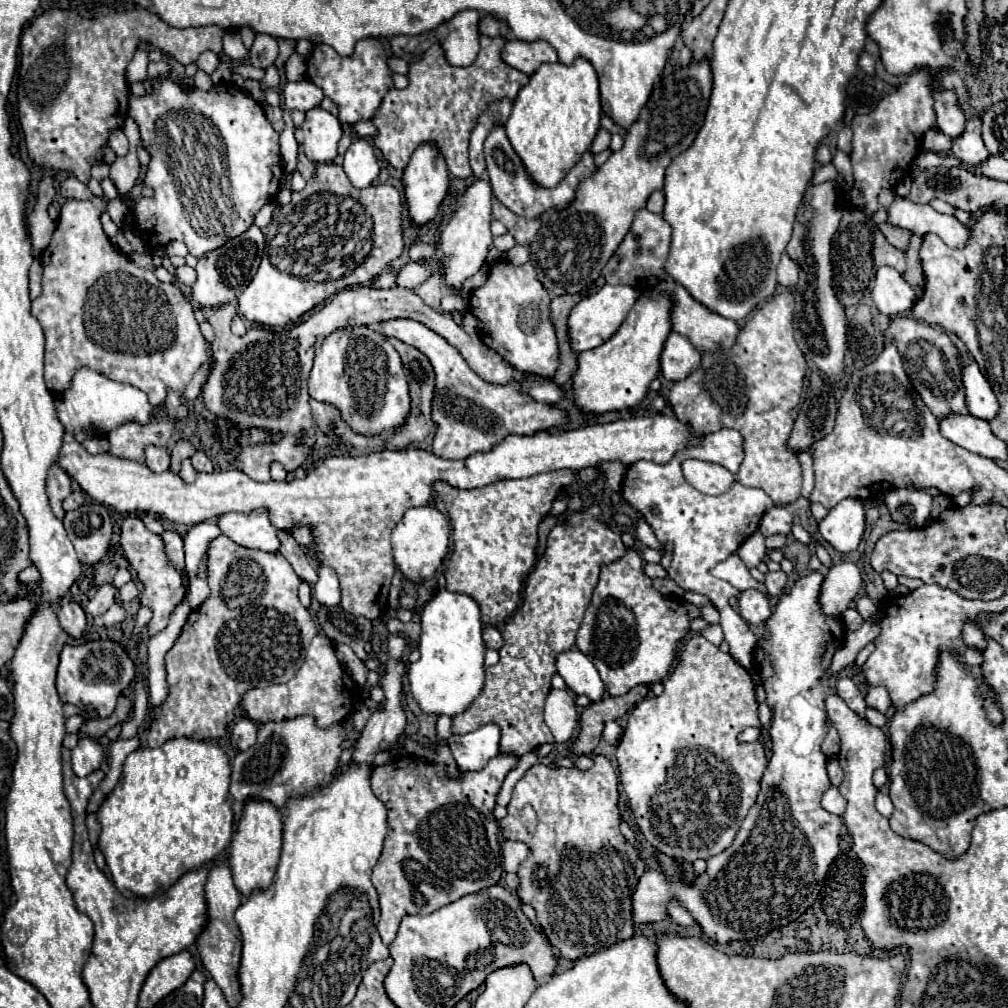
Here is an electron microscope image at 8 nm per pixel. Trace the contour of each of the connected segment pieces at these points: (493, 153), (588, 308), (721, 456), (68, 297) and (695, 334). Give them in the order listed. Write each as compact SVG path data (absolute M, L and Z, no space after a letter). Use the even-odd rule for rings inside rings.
M495 128L495 132L491 132L491 136L487 136L487 140L485 140L485 160L487 160L487 172L489 172L489 178L491 178L491 188L493 188L495 198L501 204L505 204L511 212L515 212L517 216L523 216L527 220L539 218L541 214L545 214L549 210L567 208L575 200L577 186L597 170L597 166L593 162L593 152L587 150L583 154L583 158L569 170L569 174L555 188L543 188L543 186L535 184L533 178L527 174L521 158L515 154L513 146L509 144L503 128Z
M605 284L599 292L585 296L571 310L571 316L569 316L571 346L577 352L583 352L583 350L591 350L591 348L601 346L603 342L607 342L619 330L619 326L627 318L627 314L633 308L637 298L639 298L639 292L635 288L631 288L631 286L611 286L611 284Z
M719 430L707 434L699 446L685 448L673 456L669 464L655 464L647 460L639 460L631 464L623 478L623 494L631 502L635 510L641 510L653 528L655 538L665 546L671 544L671 568L667 572L681 588L707 596L721 614L721 628L725 634L725 642L731 646L731 656L749 670L753 664L753 648L757 644L757 636L751 626L729 606L731 596L739 596L739 590L729 582L713 578L711 570L737 552L745 538L749 538L757 528L761 516L773 506L771 498L761 488L749 488L741 482L733 482L725 494L707 496L697 492L681 472L681 464L689 458L715 462L725 466L731 474L737 474L739 464L743 460L743 436L735 430ZM657 510L657 514L653 514Z
M101 198L93 200L67 200L61 206L59 224L51 236L49 248L41 254L43 260L43 294L33 300L31 314L39 320L45 334L45 384L53 396L61 396L61 392L71 382L75 370L89 366L111 380L125 382L147 392L151 404L159 408L159 420L153 424L123 424L107 434L111 442L109 454L129 460L143 462L145 446L165 446L169 436L173 434L175 422L167 420L163 412L163 400L167 390L177 390L183 394L185 384L199 370L199 366L209 360L207 342L199 330L199 322L193 316L191 302L181 294L175 284L159 282L153 270L137 268L127 256L123 256L107 238L101 228L99 214L105 210L105 202Z
M663 280L659 286L659 290L667 290L671 292L673 300L675 300L675 308L671 314L671 322L673 322L673 332L687 336L701 352L717 352L717 350L731 350L735 344L735 336L739 332L737 322L727 320L715 312L711 312L709 308L705 308L701 302L697 302L681 284L673 282L673 280Z

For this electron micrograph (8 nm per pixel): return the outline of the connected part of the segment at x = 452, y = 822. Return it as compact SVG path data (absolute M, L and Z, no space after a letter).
M397 756L389 764L379 766L371 772L371 788L379 796L389 812L389 832L383 844L379 862L373 868L371 882L379 894L381 918L377 930L383 938L383 944L389 946L397 934L399 922L407 914L431 914L441 906L447 906L465 894L479 892L499 882L501 878L501 848L497 842L499 824L493 816L495 796L507 776L513 770L517 758L513 756L495 756L479 772L465 772L461 780L447 776L445 766L423 764L415 756Z

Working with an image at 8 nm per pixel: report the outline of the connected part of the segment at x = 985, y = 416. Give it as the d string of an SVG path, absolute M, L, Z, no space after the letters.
M963 356L963 384L967 390L969 414L981 420L993 420L999 412L999 402L979 366L969 356Z

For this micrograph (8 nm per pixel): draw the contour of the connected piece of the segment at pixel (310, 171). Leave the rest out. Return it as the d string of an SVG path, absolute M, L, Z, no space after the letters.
M299 150L299 154L297 154L297 170L301 172L301 176L305 178L305 180L309 180L309 178L313 178L315 176L315 164L311 162L311 160L307 160L307 156Z

